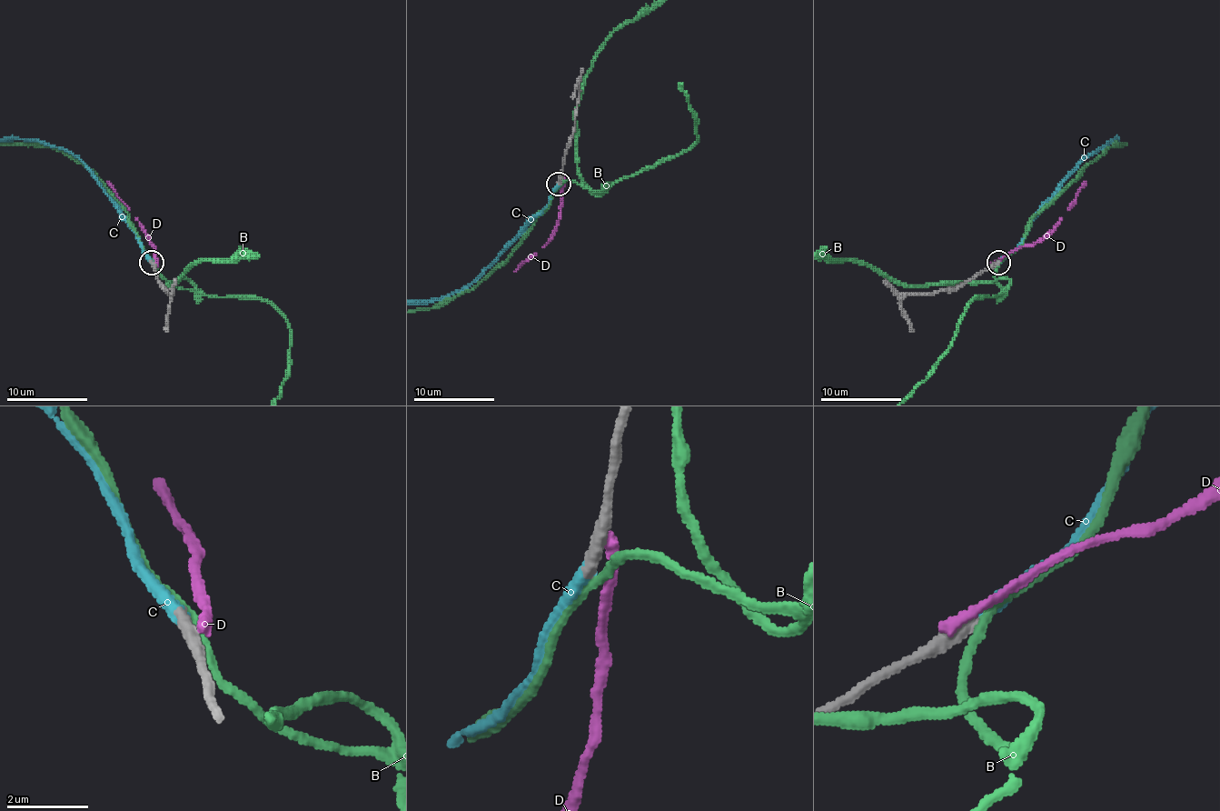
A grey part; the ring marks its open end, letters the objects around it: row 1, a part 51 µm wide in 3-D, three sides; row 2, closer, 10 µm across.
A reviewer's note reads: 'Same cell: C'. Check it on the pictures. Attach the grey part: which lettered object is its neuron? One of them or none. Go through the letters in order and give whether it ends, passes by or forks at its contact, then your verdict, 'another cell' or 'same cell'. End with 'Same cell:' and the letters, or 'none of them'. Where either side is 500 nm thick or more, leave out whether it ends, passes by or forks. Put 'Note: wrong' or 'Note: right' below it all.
B: it passes by | another cell
C: it ends | same cell
D: it ends | another cell
Same cell: C
Note: right

